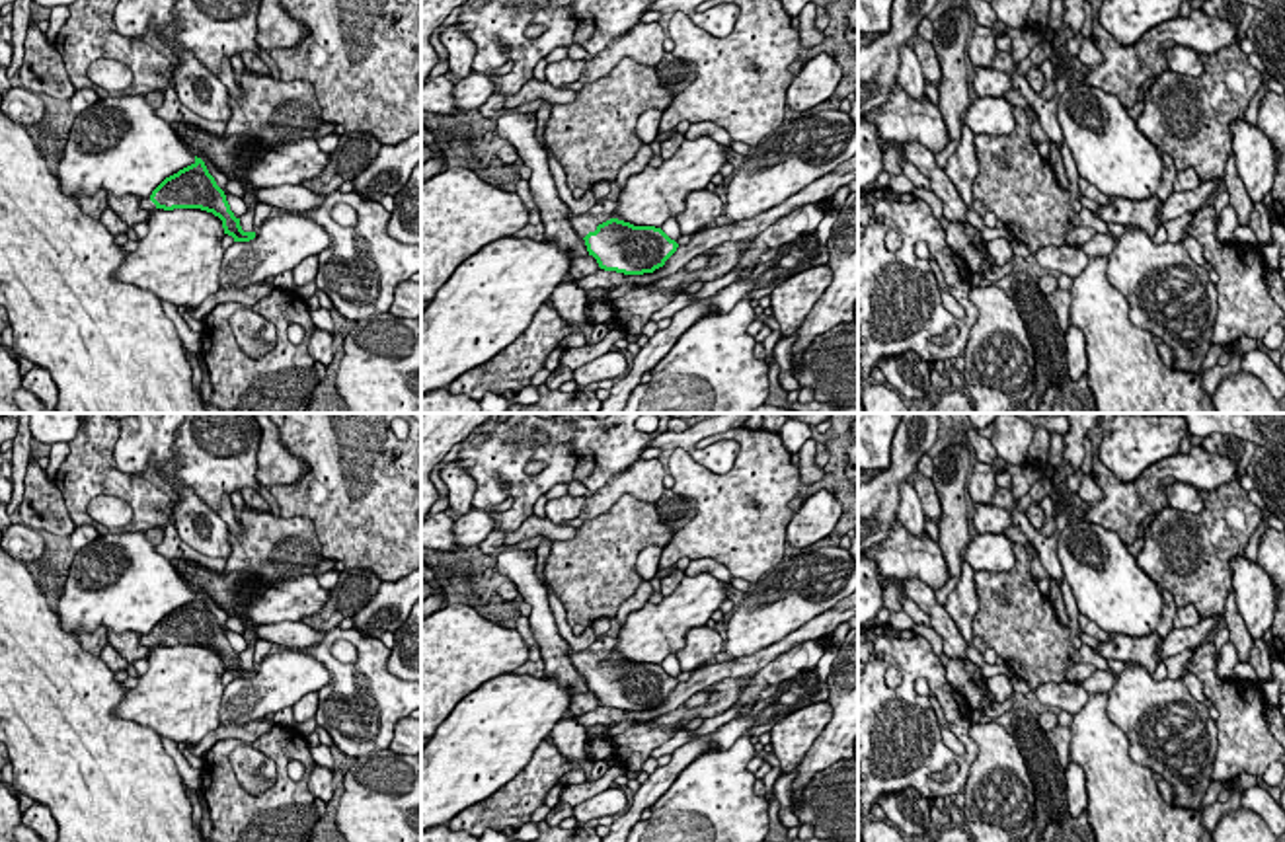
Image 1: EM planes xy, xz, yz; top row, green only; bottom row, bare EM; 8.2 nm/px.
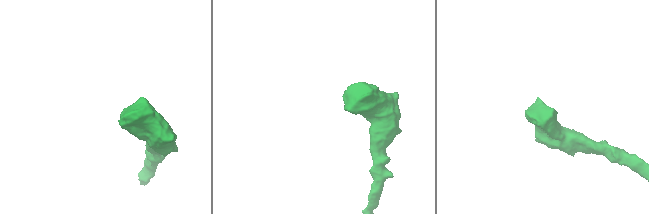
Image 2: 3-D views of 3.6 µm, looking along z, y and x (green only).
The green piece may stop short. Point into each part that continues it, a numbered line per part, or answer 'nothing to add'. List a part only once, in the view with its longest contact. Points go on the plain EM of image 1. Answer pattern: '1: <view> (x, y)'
1: xz (603, 648)

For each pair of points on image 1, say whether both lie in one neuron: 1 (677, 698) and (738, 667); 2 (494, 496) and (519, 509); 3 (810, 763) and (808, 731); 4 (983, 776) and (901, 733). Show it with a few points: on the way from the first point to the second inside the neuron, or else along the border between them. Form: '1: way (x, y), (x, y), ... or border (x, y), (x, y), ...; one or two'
1: way (693, 685), (722, 669); one
2: way (502, 492), (509, 492), (519, 501); one
3: border (831, 704), (831, 720), (796, 766); two
4: border (972, 724), (975, 759), (962, 790); two

